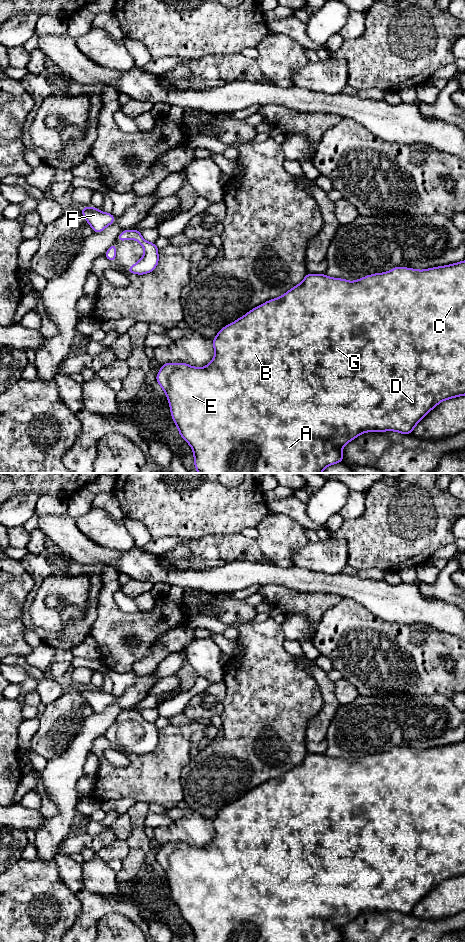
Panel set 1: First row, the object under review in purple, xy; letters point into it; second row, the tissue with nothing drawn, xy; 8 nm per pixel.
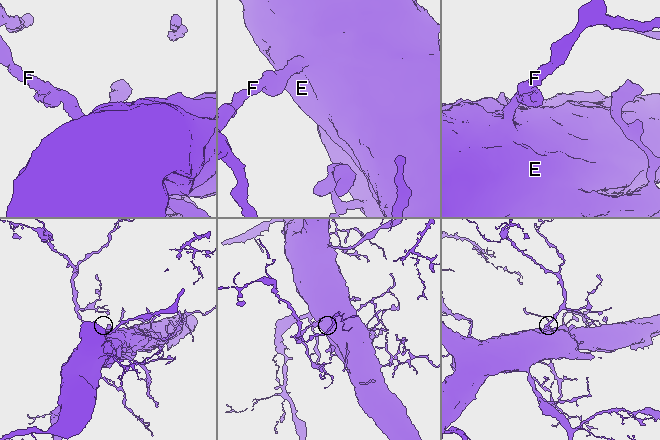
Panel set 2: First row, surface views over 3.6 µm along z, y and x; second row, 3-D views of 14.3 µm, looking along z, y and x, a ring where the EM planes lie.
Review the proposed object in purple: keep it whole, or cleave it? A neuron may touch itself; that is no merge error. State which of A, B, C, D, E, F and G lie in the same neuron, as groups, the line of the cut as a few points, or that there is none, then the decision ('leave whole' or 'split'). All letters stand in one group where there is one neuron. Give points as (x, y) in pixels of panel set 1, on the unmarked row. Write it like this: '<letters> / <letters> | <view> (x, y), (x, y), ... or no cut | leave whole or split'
A B C D E F G | no cut | leave whole

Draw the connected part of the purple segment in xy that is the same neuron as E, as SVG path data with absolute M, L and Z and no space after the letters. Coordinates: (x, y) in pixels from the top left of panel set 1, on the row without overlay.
M465 740L450 745L417 750L405 747L394 747L388 752L367 755L356 761L332 758L325 754L309 754L303 761L287 771L279 778L271 779L235 802L223 807L212 820L215 836L205 847L193 847L186 843L165 843L156 855L156 861L166 874L171 896L180 916L191 926L194 942L343 942L342 928L353 919L365 912L396 911L411 914L414 907L440 882L465 875Z

